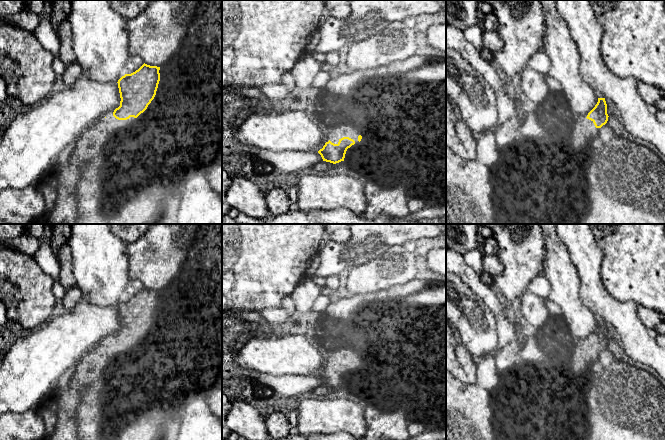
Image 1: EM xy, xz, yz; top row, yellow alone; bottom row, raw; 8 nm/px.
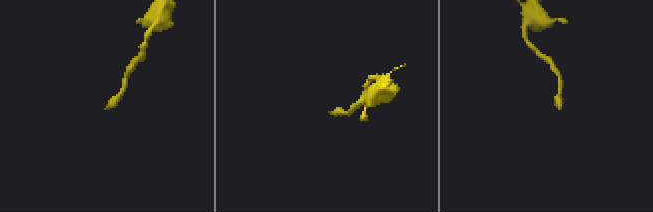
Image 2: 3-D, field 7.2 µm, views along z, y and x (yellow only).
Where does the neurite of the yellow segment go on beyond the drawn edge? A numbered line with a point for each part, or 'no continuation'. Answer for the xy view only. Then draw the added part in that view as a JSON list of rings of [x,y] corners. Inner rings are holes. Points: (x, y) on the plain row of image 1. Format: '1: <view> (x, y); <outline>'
1: xy (94, 364); [[[114,334],[105,337],[84,355],[75,366],[69,387],[58,391],[55,400],[57,424],[47,440],[77,440],[75,412],[81,403],[83,392],[97,384],[97,380],[106,374],[109,364],[117,355],[131,350],[136,343],[130,341],[118,344],[113,340]]]

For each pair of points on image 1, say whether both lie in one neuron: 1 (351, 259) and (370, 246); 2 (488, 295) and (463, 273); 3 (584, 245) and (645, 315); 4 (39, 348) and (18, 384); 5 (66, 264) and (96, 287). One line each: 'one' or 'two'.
1: one
2: one
3: two
4: one
5: two

